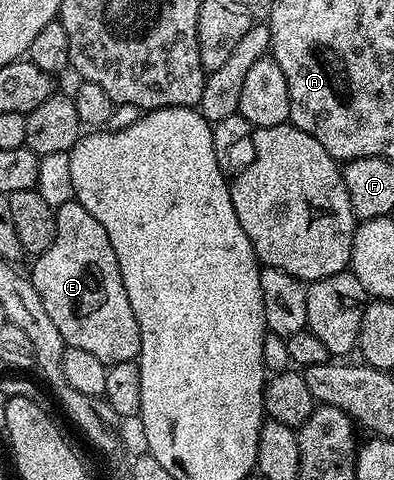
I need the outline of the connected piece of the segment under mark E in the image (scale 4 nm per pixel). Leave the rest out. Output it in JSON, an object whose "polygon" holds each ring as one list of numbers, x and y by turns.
{"polygon":[[71,199,57,206,56,235,45,251,37,254,32,272,32,280,40,299,44,303,44,311,48,311,52,323,56,323,56,331,60,331,62,340,67,346,80,351,88,351,96,355,106,366,118,361,134,361,140,347,140,331,132,311,132,303,128,303,128,295,124,291,124,283,120,275,120,267,116,263,116,251,112,251,112,243,108,239,108,231,100,227,100,223,77,199]]}

